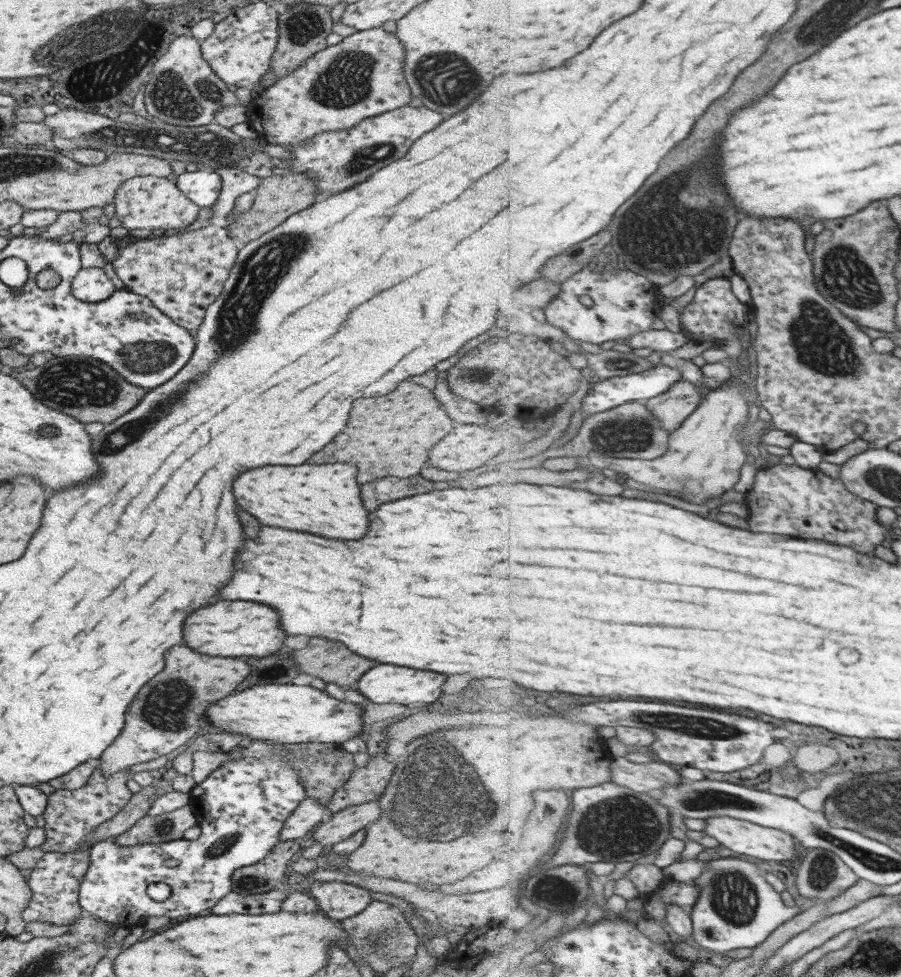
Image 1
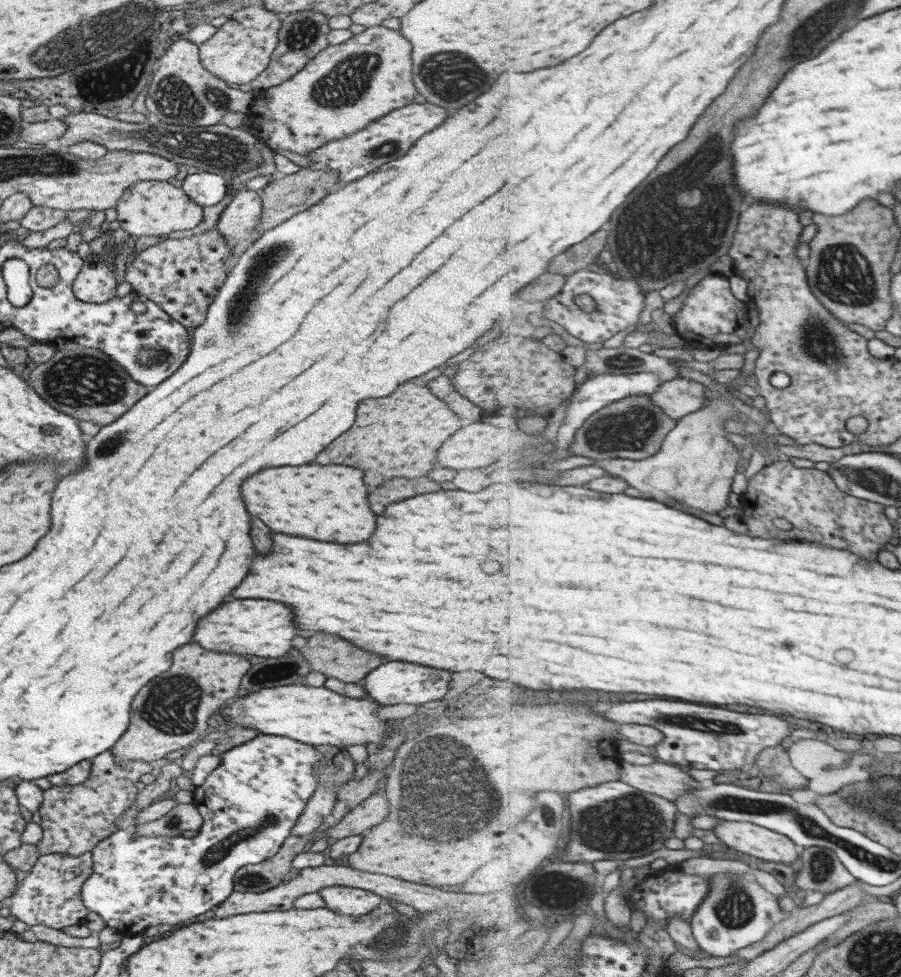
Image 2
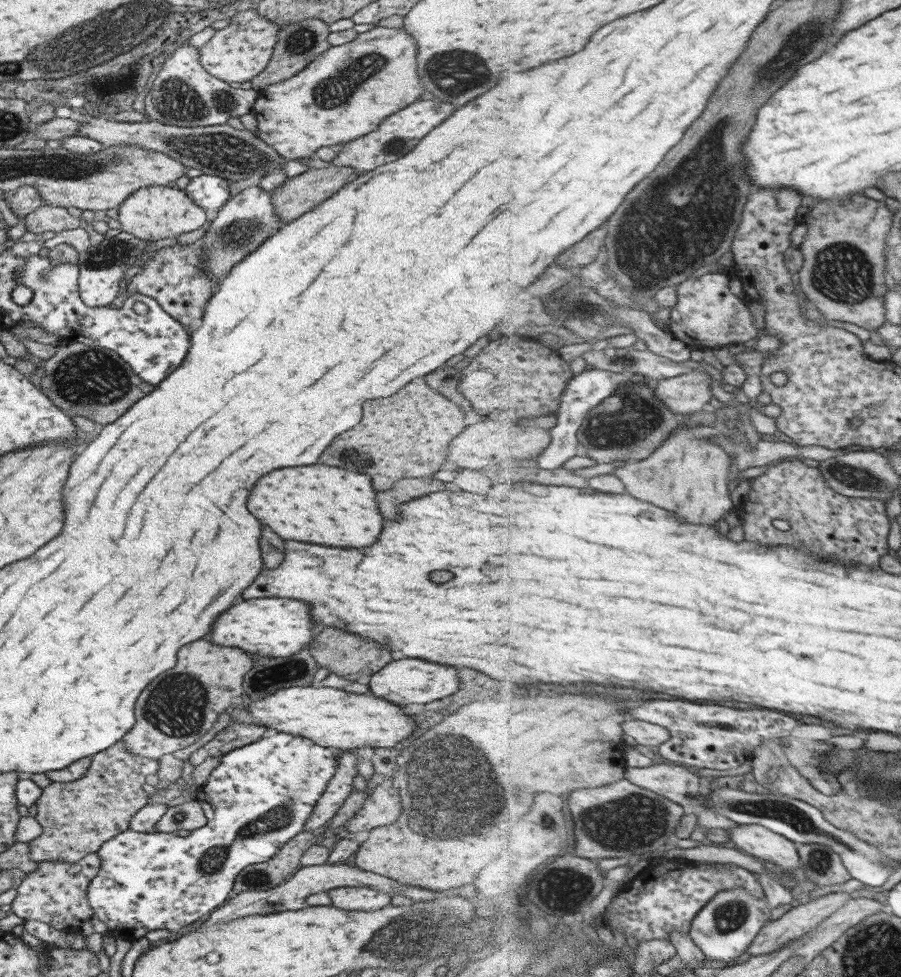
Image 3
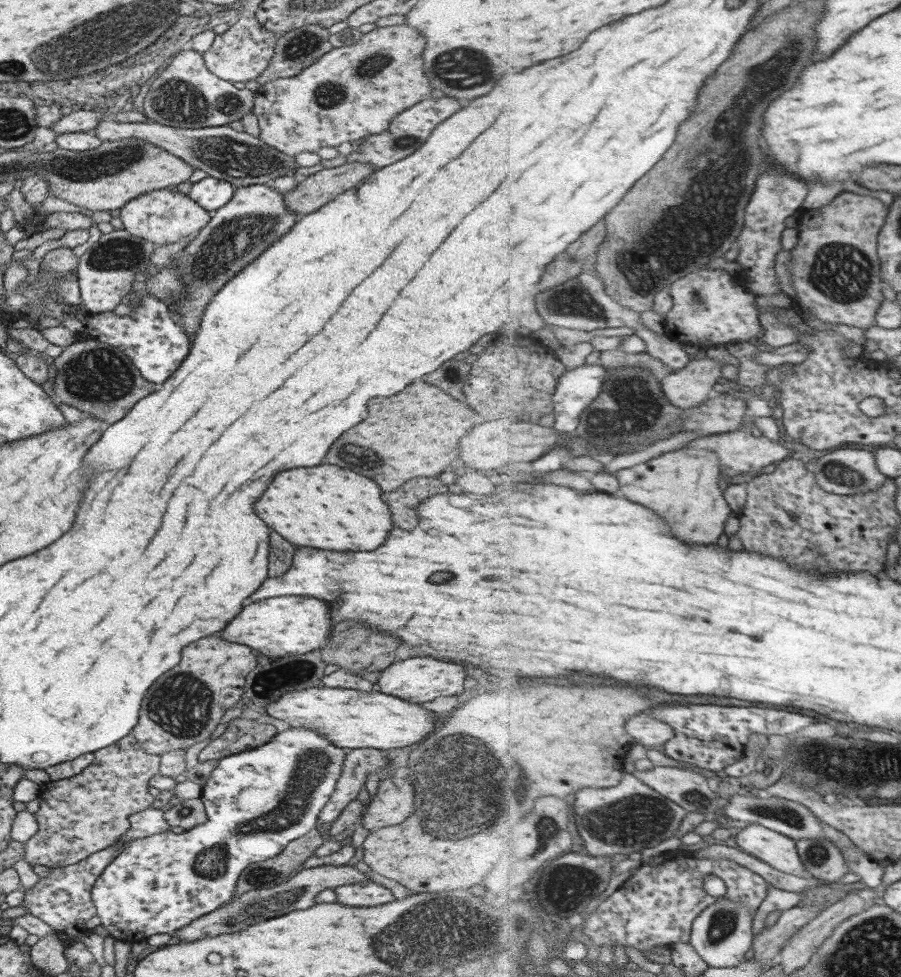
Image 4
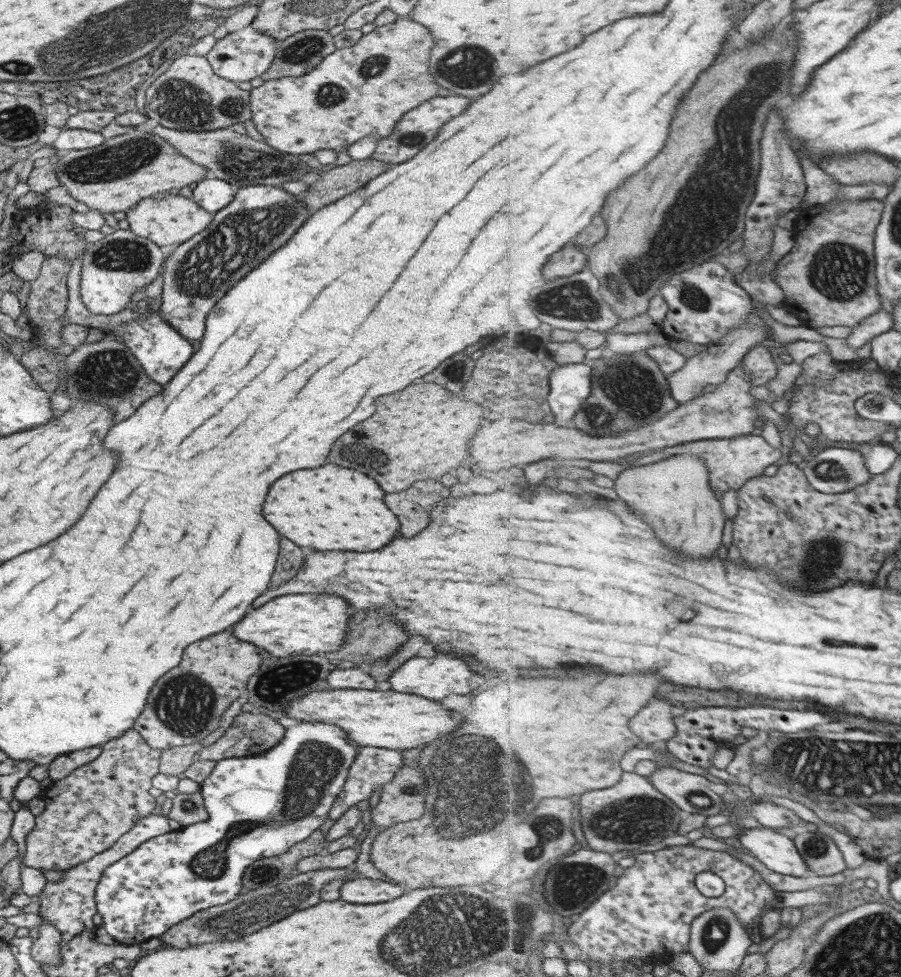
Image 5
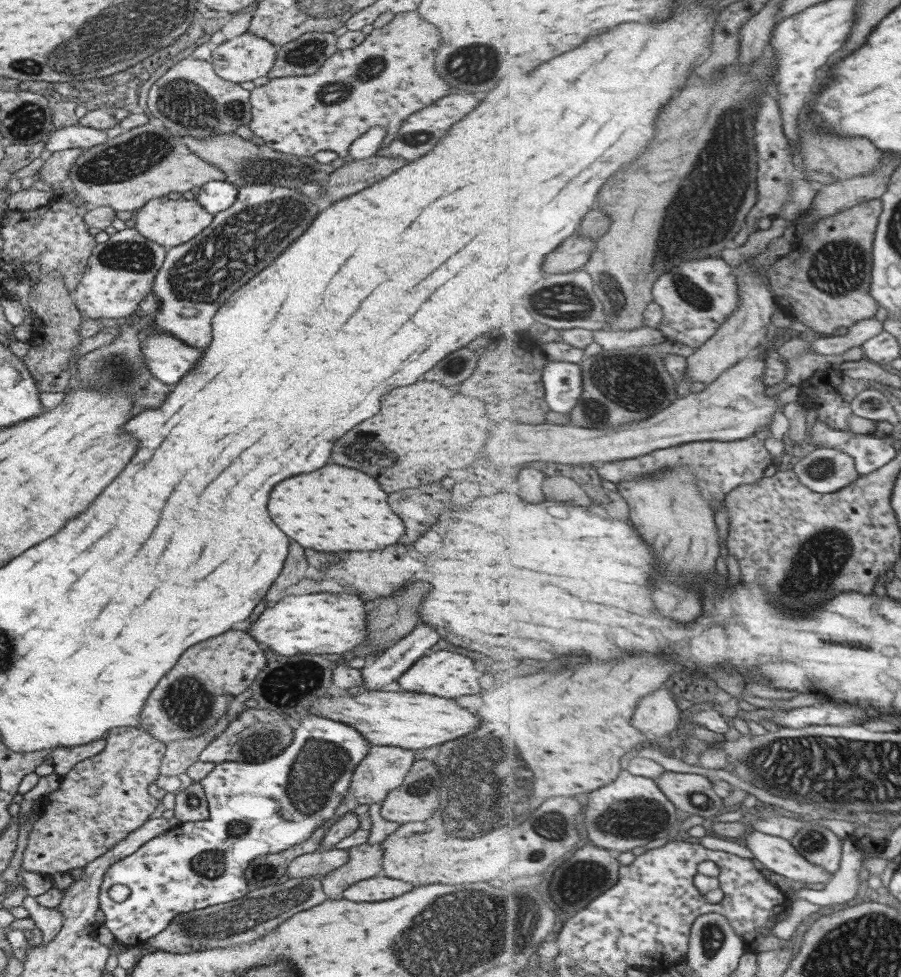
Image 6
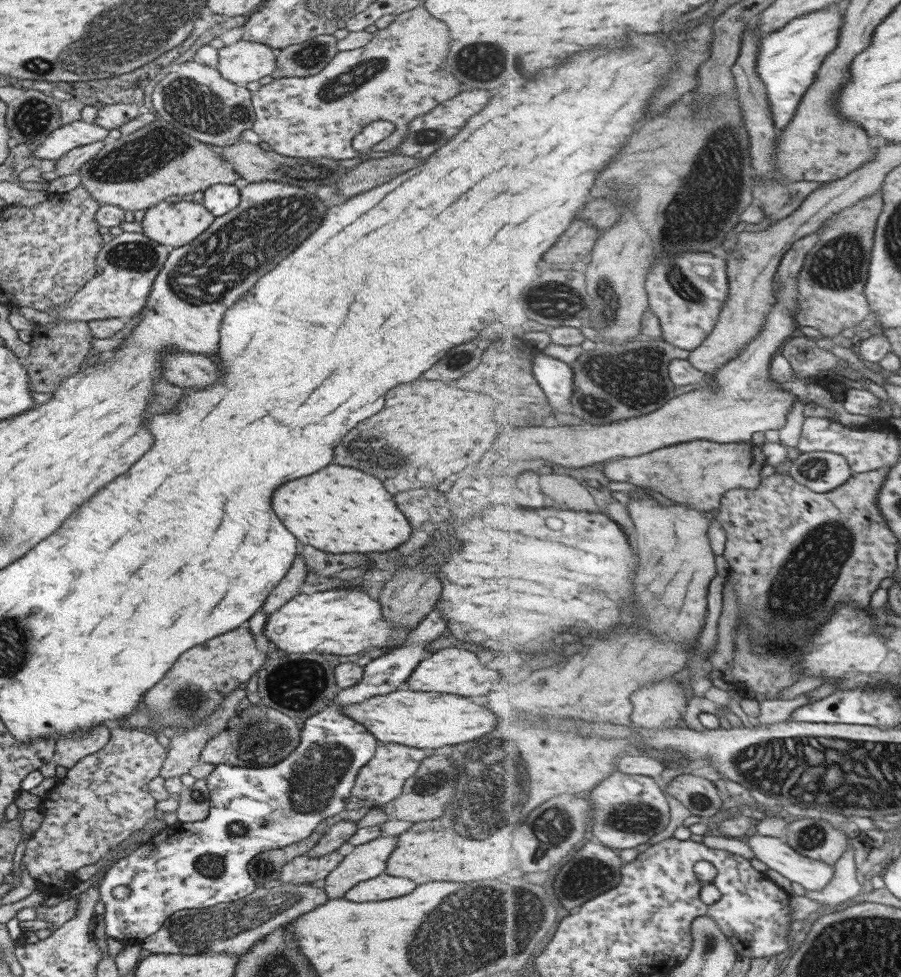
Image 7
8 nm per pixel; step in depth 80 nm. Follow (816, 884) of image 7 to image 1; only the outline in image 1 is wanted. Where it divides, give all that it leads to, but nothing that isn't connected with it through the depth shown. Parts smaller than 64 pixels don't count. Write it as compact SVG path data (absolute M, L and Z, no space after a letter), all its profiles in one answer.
M726 815L713 816L706 820L705 831L720 840L726 853L735 851L741 855L746 854L764 858L764 860L792 860L792 858L796 858L797 838L788 831Z

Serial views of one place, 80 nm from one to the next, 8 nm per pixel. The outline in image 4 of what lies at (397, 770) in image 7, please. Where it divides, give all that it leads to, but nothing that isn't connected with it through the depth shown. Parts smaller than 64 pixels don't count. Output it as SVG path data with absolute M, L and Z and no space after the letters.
M355 748L347 750L334 792L318 815L318 828L326 822L334 822L343 808L356 800L358 792L365 785L368 774L381 775L380 769L388 764L385 754L375 748Z

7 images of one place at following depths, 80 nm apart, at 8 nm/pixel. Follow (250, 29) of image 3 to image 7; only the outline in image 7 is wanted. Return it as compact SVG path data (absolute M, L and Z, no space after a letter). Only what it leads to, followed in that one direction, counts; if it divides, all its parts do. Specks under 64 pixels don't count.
M240 39L218 50L217 70L224 80L237 85L246 85L274 72L276 53L267 44Z

